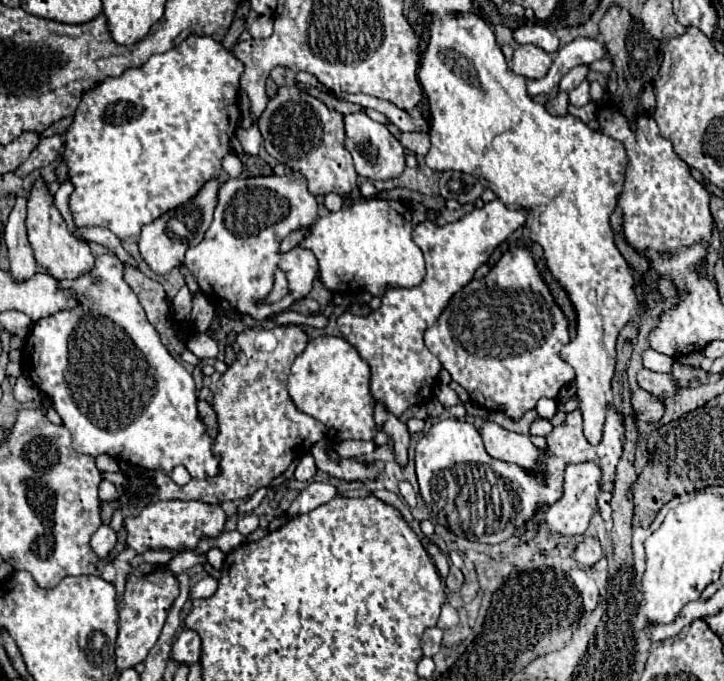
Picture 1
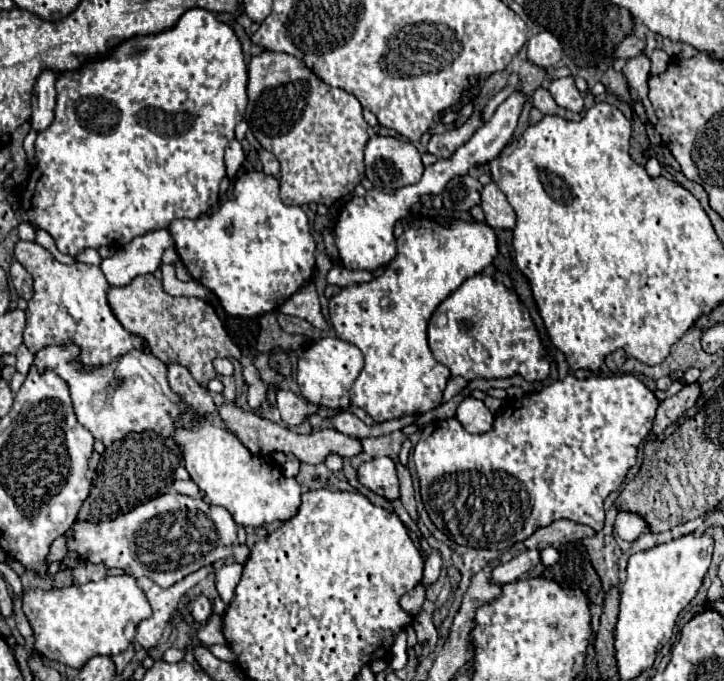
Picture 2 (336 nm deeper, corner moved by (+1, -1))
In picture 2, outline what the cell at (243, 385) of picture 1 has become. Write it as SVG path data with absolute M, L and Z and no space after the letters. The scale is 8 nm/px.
M176 480L174 482L174 490L180 492L180 494L186 494L186 496L198 496L200 488L196 486L196 482L188 480L188 482L182 482L182 480Z

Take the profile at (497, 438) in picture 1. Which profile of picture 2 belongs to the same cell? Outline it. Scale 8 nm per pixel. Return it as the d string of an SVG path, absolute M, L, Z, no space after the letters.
M472 396L460 402L456 410L456 418L470 434L484 434L492 430L492 424L494 424L494 414L484 406L482 400L476 400Z

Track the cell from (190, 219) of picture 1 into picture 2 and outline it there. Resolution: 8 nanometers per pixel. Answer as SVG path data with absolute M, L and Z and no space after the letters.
M154 230L134 238L114 256L102 260L100 268L110 286L126 286L142 274L154 274L162 264L164 250L172 248L174 240L168 230Z

